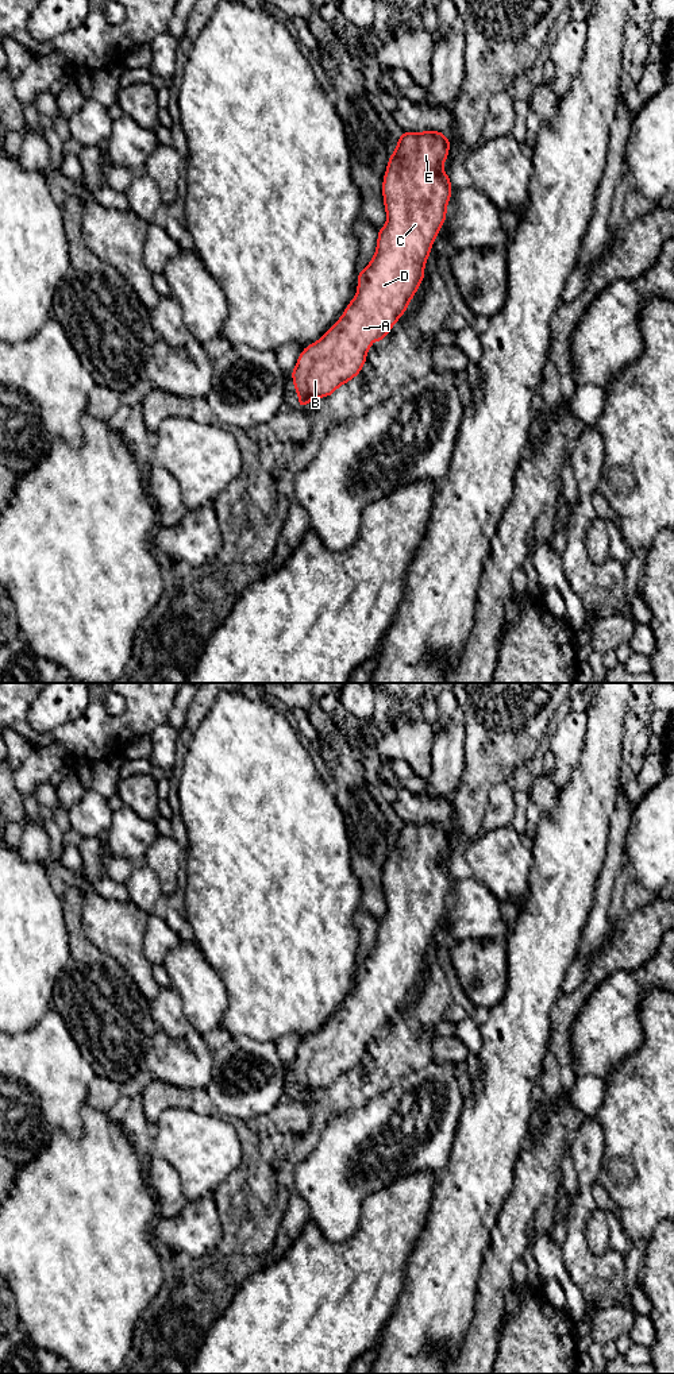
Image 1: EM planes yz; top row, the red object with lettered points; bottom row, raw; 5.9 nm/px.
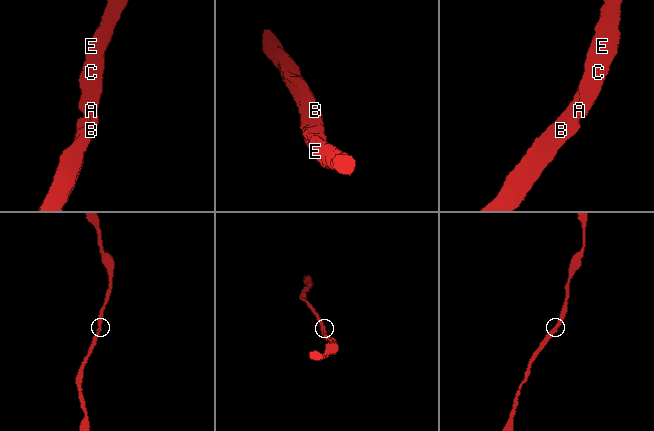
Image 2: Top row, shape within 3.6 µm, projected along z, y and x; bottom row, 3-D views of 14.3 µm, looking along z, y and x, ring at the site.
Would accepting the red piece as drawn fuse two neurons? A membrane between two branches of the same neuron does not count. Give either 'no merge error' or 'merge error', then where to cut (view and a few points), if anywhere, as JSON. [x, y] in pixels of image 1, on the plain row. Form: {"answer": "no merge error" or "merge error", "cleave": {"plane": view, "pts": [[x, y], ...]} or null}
{"answer": "no merge error", "cleave": null}

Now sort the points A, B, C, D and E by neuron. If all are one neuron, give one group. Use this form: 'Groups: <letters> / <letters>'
Groups: A B C D E

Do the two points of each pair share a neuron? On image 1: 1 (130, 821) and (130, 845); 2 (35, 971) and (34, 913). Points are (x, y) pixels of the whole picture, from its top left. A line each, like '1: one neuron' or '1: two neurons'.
1: one neuron
2: one neuron

